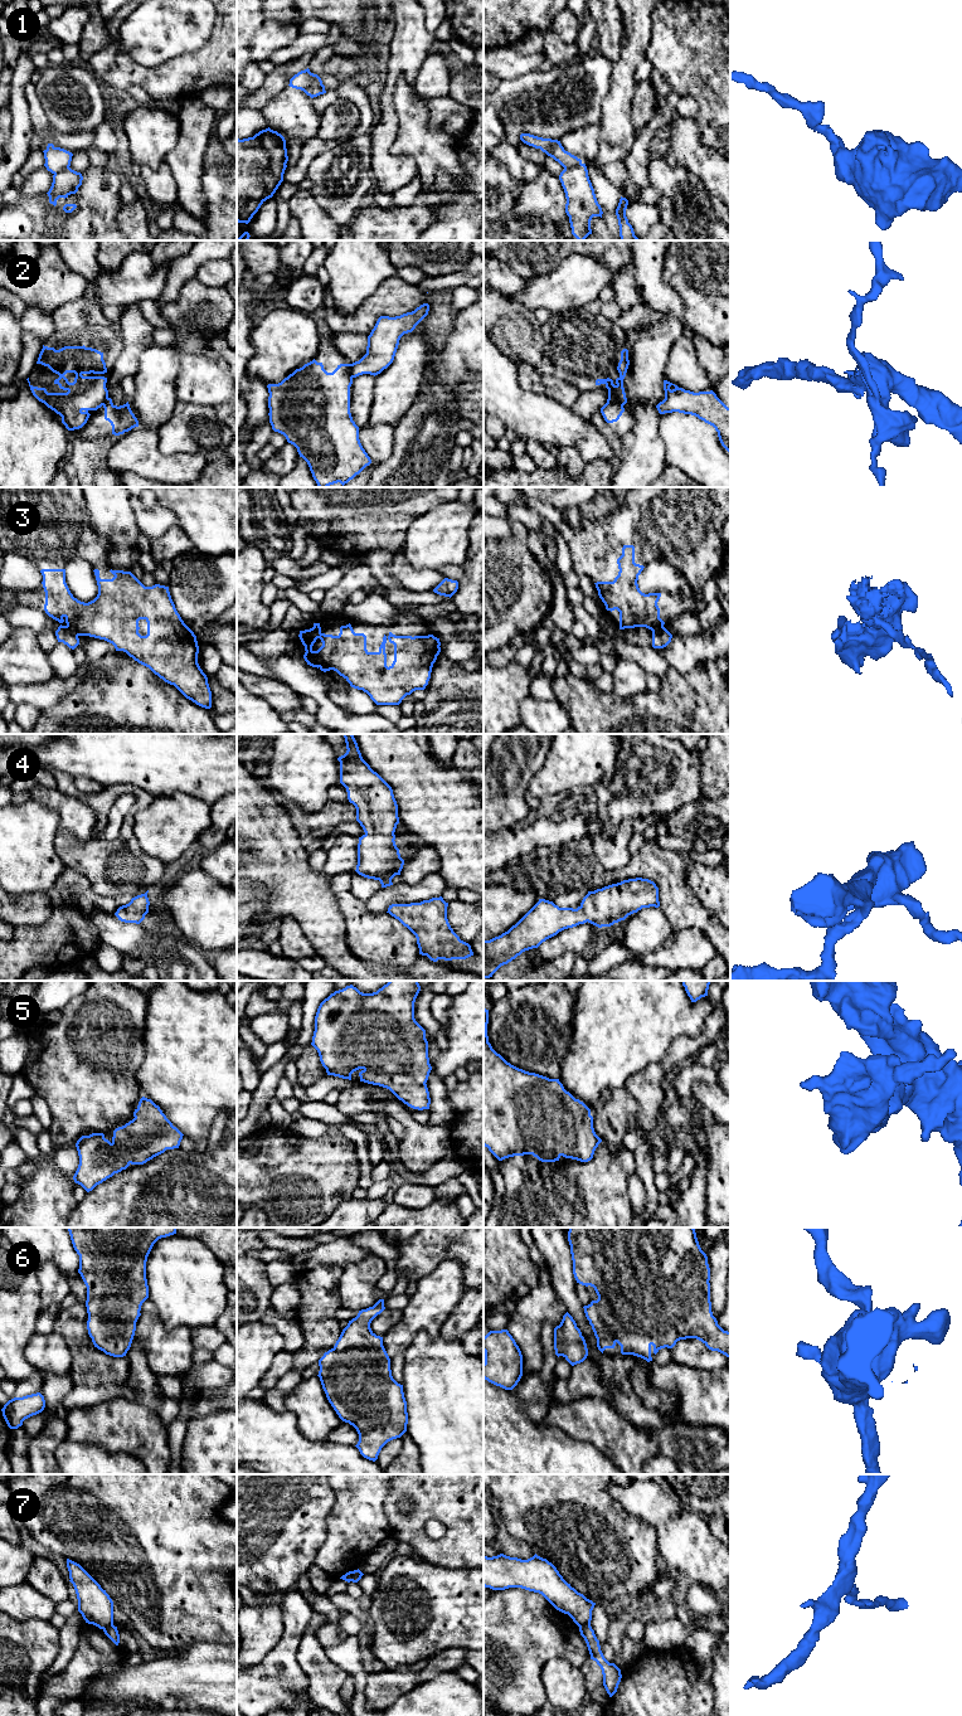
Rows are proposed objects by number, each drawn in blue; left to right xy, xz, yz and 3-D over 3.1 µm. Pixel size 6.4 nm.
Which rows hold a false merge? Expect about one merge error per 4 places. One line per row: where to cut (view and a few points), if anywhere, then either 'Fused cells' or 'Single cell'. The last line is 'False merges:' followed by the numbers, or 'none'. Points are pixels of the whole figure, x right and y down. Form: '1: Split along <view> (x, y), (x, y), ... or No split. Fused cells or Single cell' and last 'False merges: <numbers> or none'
1: Split along xz (312, 73), (311, 81), (302, 90). Fused cells
2: Split along yz (608, 397), (615, 397), (622, 406). Fused cells
3: Split along xz (306, 651), (315, 659), (319, 666). Fused cells
4: No split. Single cell
5: No split. Single cell
6: No split. Single cell
7: Split along xz (355, 1570), (350, 1580). Fused cells
False merges: 1, 2, 3, 7

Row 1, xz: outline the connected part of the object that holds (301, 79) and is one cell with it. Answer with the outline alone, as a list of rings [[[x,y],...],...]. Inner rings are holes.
[[[307,68],[305,71],[298,72],[297,74],[295,74],[290,79],[288,86],[292,87],[292,88],[303,91],[303,88],[311,82],[311,79],[312,79],[312,73]]]

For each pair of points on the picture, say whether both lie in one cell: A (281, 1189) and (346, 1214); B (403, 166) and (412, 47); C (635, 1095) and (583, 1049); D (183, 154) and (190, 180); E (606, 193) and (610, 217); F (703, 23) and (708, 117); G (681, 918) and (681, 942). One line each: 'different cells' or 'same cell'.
A: different cells
B: same cell
C: different cells
D: same cell
E: same cell
F: same cell
G: different cells

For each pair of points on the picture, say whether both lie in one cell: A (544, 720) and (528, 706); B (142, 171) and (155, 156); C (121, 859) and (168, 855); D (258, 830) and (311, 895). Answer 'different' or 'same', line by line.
A: same
B: different
C: different
D: same

